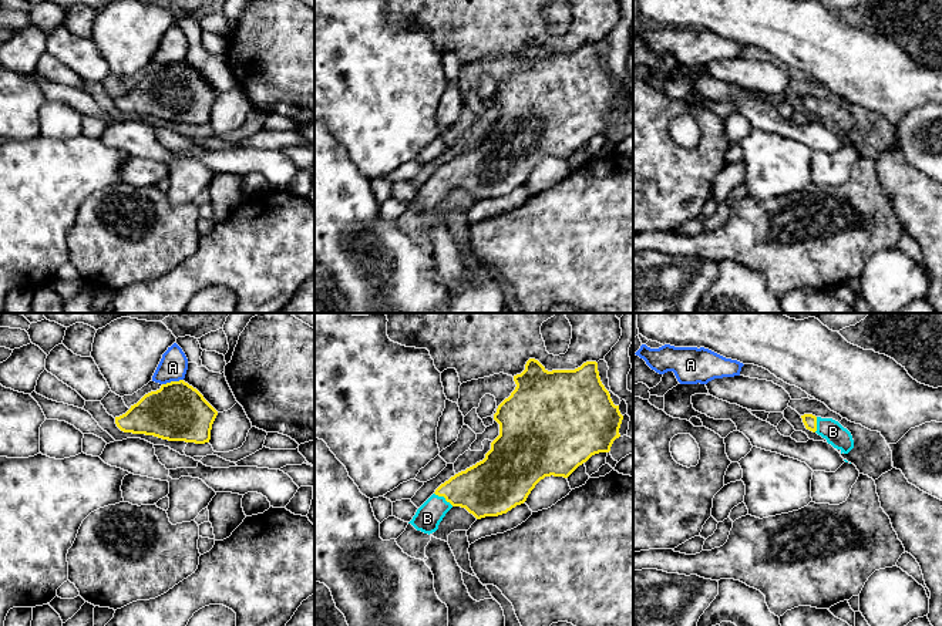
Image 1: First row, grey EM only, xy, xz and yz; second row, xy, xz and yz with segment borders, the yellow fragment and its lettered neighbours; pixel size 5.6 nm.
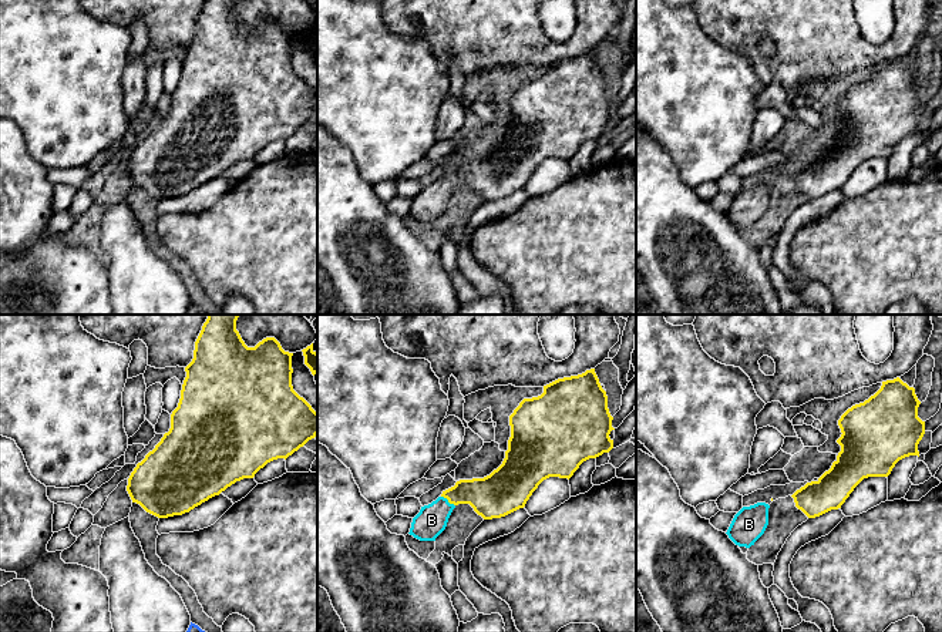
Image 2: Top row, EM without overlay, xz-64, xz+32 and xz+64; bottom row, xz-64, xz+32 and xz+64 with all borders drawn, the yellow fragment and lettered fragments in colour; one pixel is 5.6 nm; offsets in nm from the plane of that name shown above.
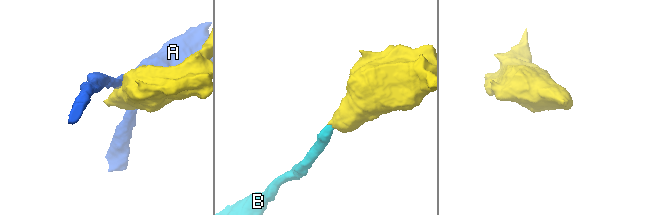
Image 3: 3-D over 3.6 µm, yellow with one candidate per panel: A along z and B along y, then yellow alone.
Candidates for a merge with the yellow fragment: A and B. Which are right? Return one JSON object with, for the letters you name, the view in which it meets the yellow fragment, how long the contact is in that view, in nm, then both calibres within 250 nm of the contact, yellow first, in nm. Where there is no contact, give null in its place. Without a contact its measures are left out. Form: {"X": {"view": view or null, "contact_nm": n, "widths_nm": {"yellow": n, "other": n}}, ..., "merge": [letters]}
{"B": {"view": "xz", "contact_nm": 130, "widths_nm": {"yellow": 300, "other": 150}}, "merge": ["B"]}

